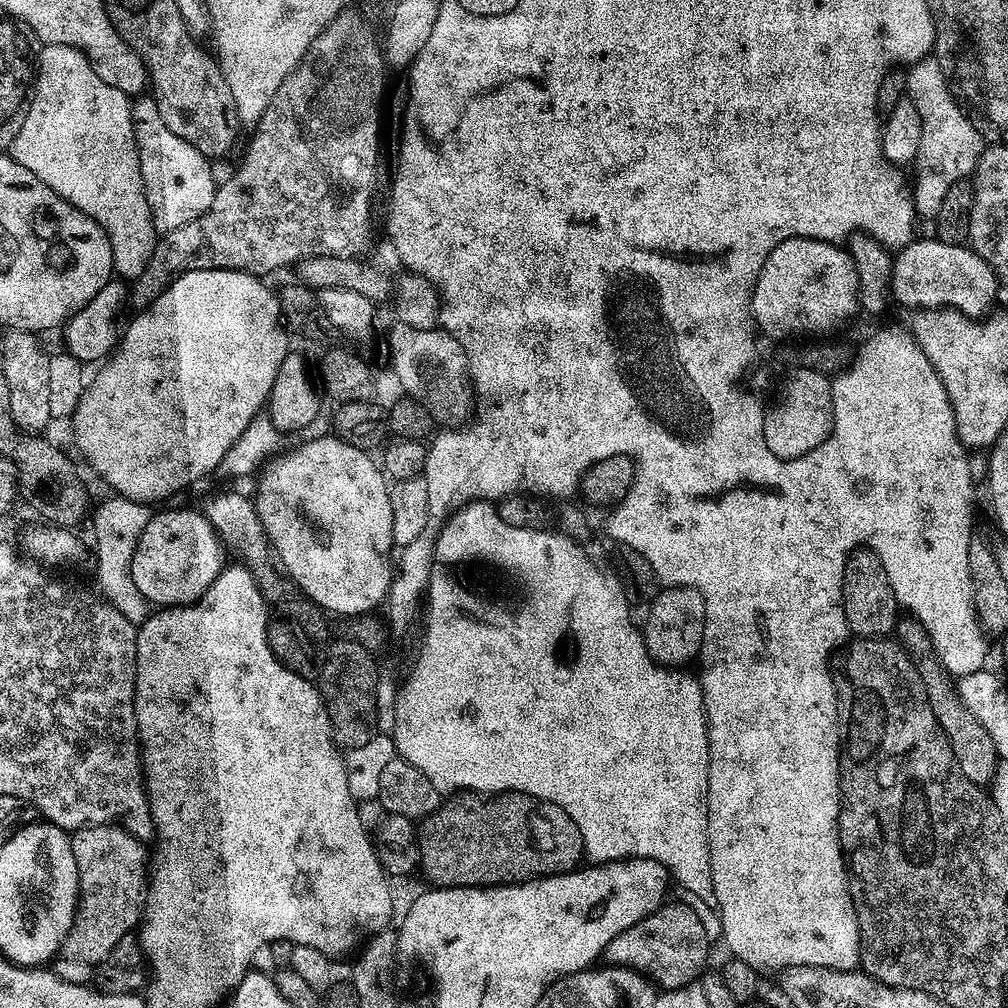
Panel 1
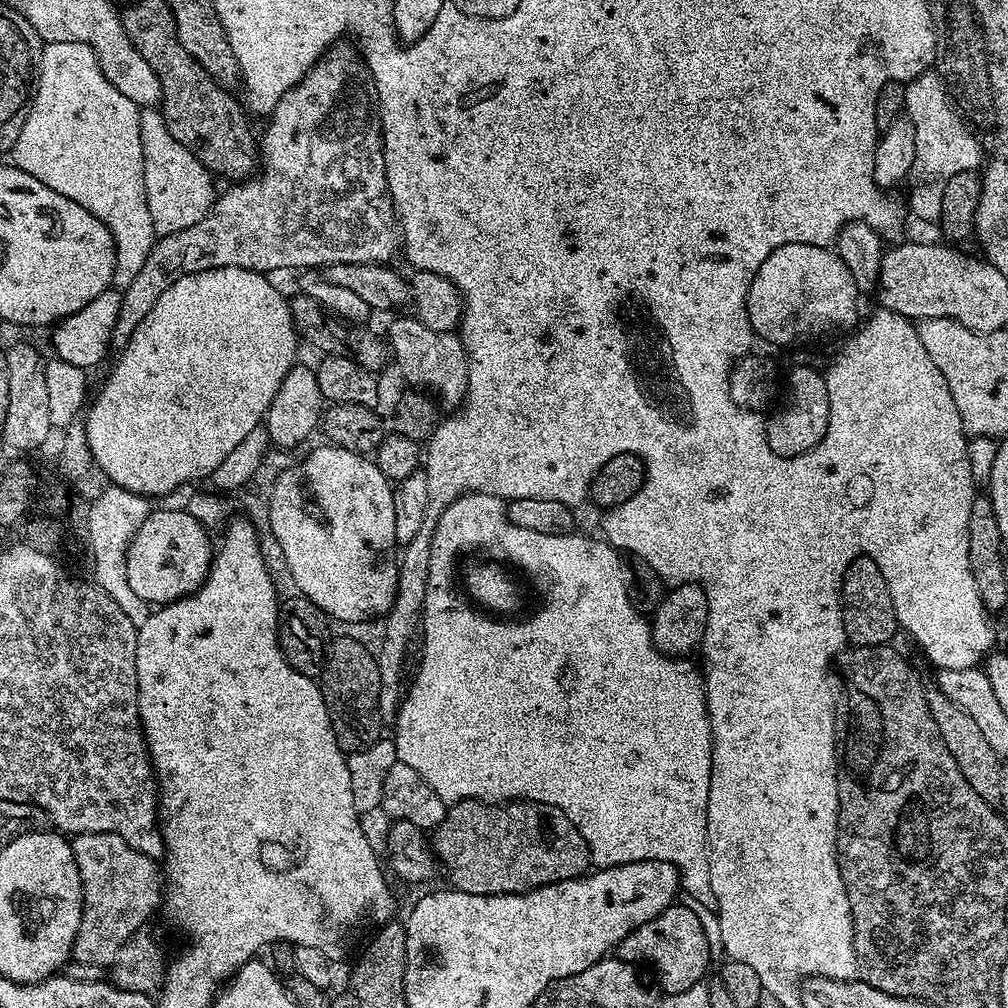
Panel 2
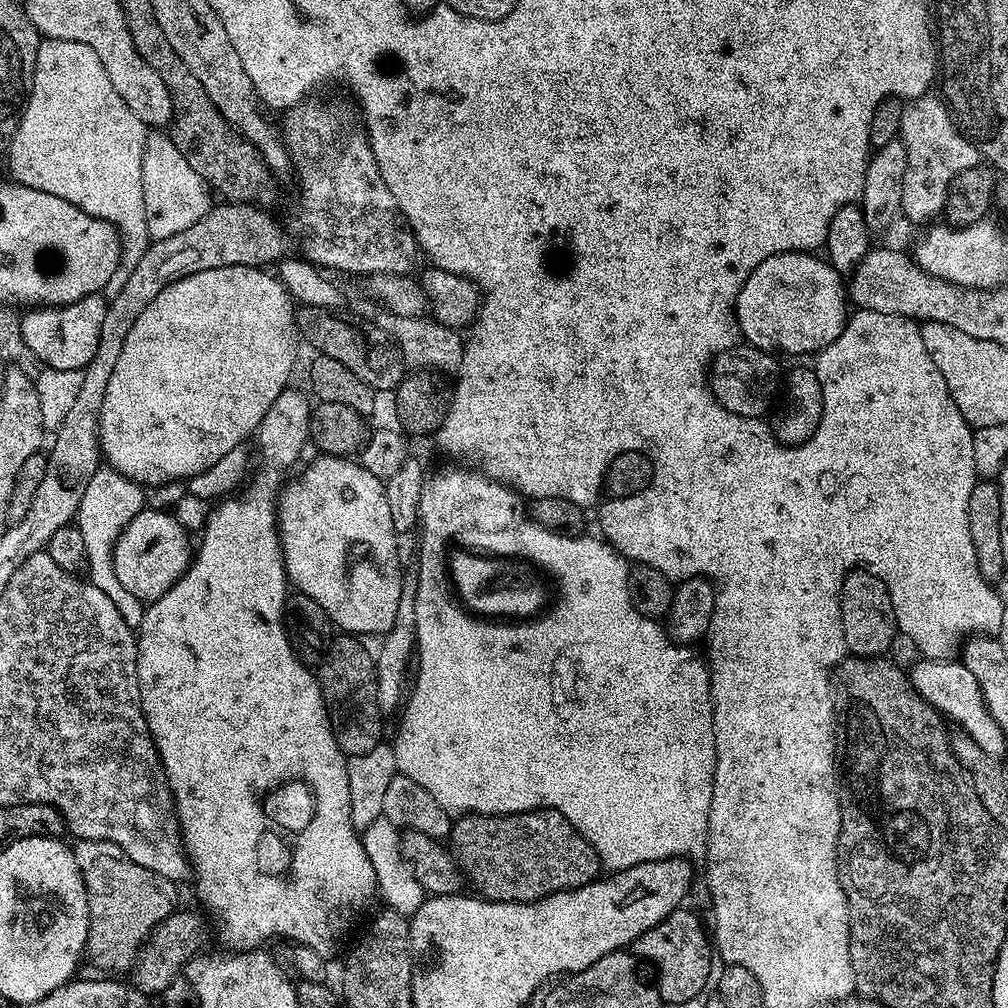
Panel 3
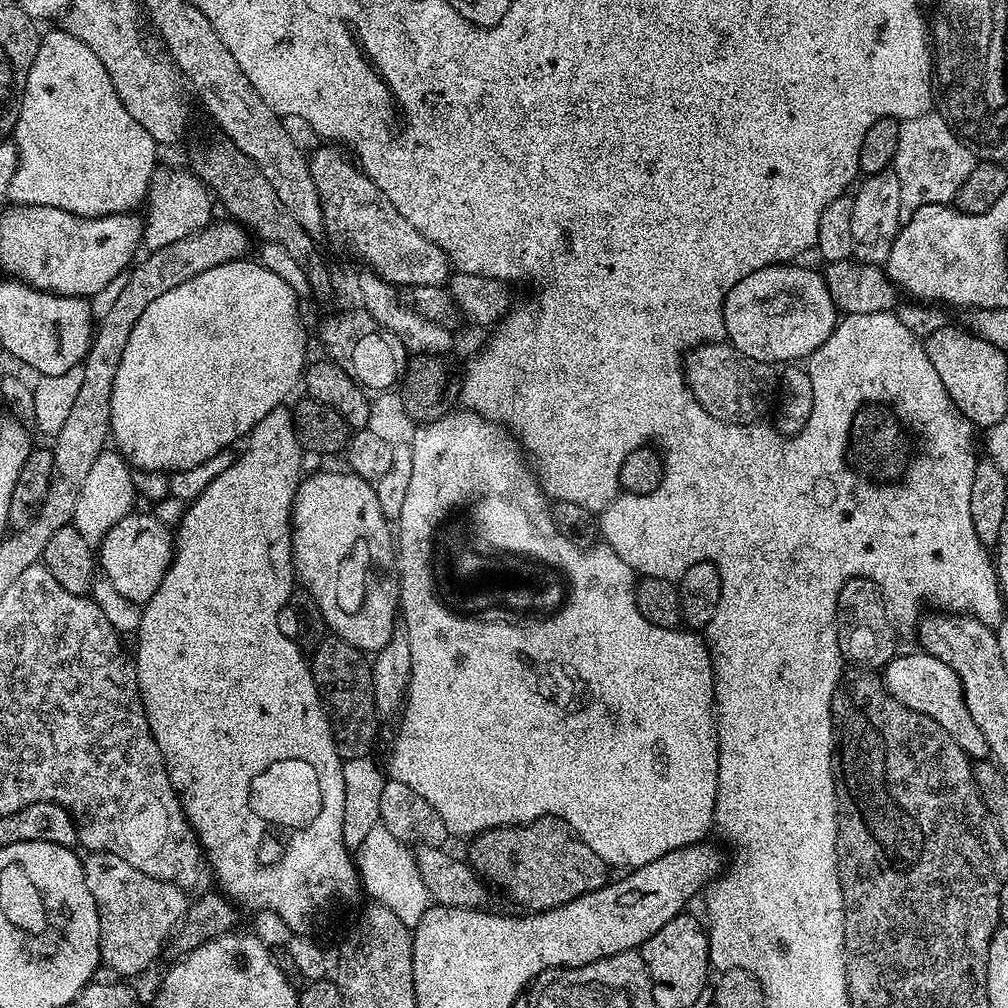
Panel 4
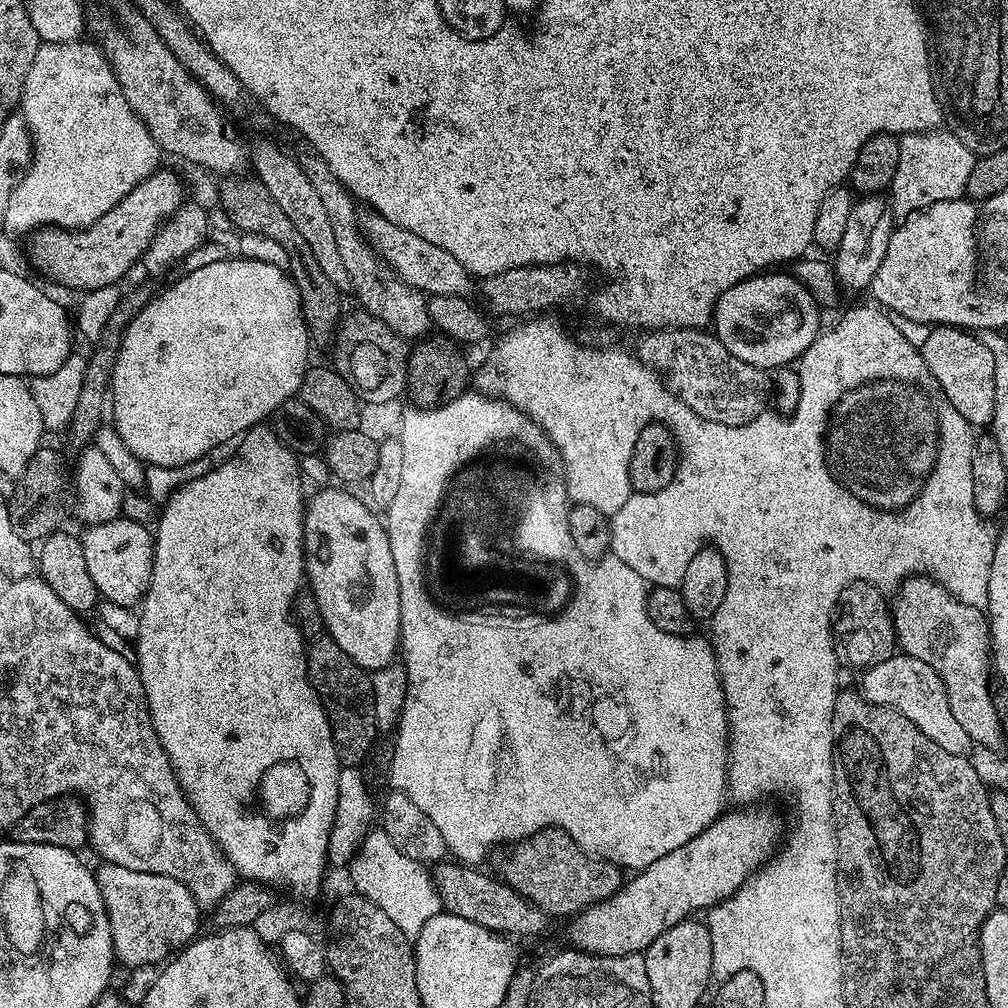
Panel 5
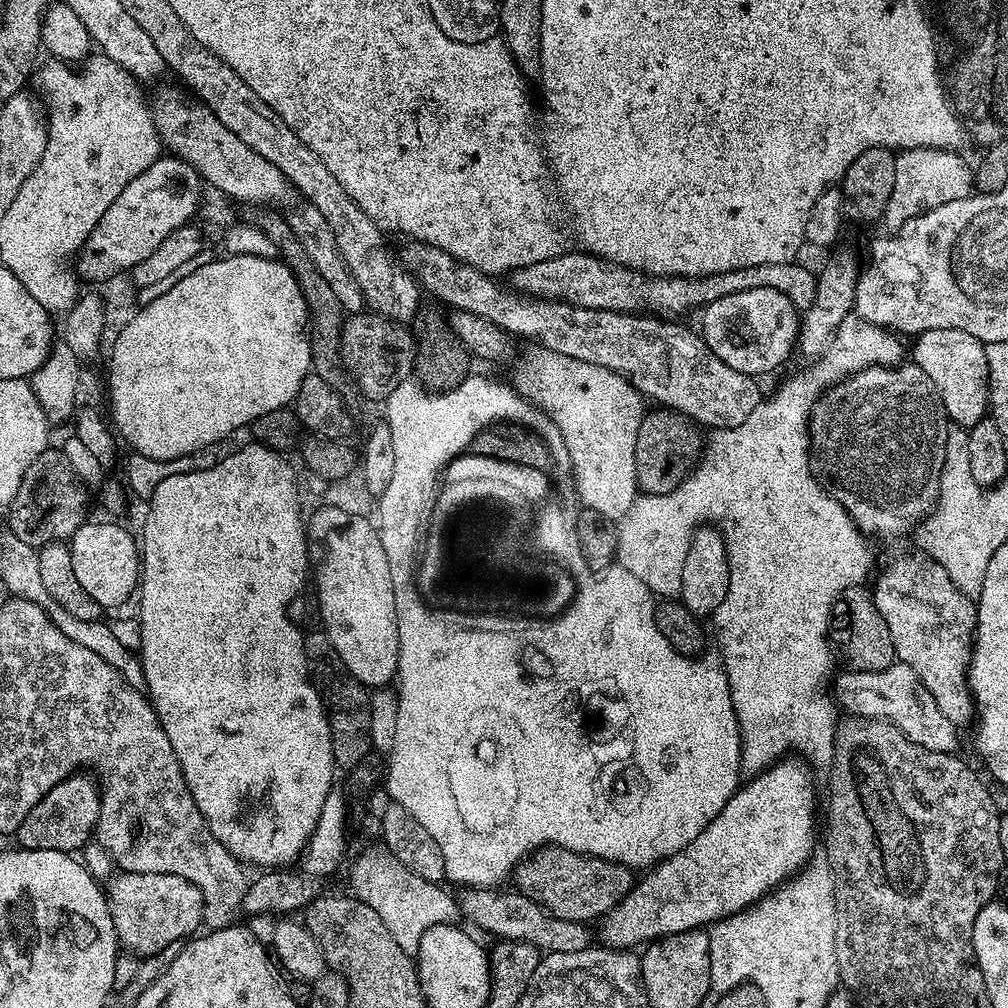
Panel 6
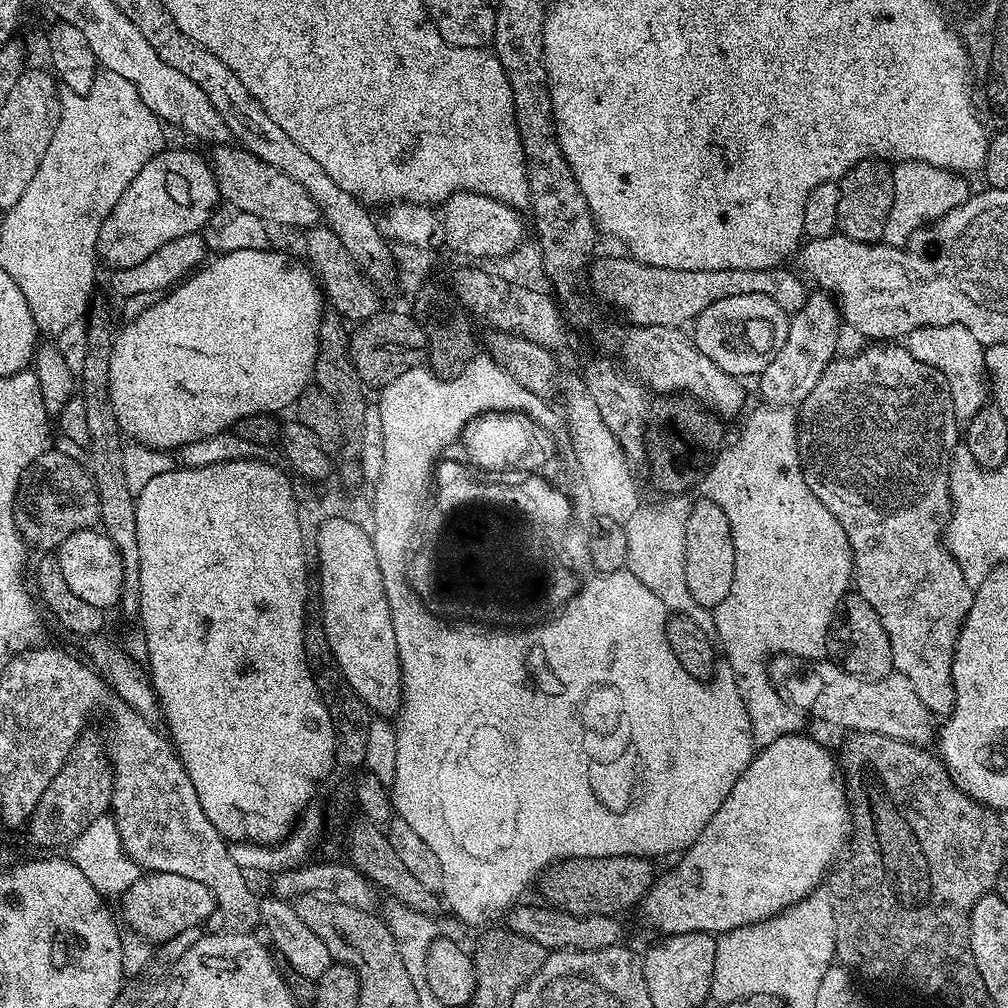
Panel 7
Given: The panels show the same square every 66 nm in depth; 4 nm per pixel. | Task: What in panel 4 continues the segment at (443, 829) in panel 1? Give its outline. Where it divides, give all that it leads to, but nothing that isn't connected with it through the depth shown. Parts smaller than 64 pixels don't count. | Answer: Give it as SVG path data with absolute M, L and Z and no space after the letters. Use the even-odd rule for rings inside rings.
M538 816L529 824L493 826L490 830L473 835L471 840L472 845L468 848L466 859L472 869L479 874L481 880L493 889L501 888L514 903L521 904L524 907L521 909L528 912L545 912L566 902L574 902L574 898L582 898L582 894L598 890L610 880L610 865L604 857L594 854L587 840L581 838L579 832L572 830L571 824L565 823L558 816Z

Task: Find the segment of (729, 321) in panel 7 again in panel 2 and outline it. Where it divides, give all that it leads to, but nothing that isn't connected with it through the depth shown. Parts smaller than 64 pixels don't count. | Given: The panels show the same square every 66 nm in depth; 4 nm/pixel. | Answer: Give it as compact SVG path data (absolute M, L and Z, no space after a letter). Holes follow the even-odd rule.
M794 242L778 246L758 266L758 274L754 274L748 291L748 321L759 339L761 336L772 344L816 340L839 328L851 329L857 323L856 295L852 271L831 247Z

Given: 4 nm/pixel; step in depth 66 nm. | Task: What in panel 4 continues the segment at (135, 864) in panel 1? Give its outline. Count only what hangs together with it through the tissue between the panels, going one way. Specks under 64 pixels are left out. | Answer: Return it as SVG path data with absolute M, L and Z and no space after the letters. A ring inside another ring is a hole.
M88 852L82 860L86 886L90 886L90 894L94 894L94 906L98 906L98 922L100 923L100 959L103 967L117 972L117 977L136 976L144 972L160 956L164 943L181 927L183 918L188 912L189 897L178 886L165 880L150 878L150 874L142 874L138 866L130 866L126 858L118 858L118 854L109 852Z

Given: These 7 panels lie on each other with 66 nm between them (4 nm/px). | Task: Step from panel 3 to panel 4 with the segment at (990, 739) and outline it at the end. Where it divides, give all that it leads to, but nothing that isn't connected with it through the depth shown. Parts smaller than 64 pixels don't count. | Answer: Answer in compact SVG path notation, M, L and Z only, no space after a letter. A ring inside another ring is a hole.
M923 650L915 651L916 652L908 652L905 656L903 656L903 654L897 654L892 657L890 663L884 665L882 669L882 683L884 689L888 691L888 695L891 696L901 708L909 708L918 714L922 714L926 718L932 718L938 726L942 726L942 730L946 730L946 734L950 734L950 738L954 738L956 745L958 745L969 758L987 757L989 755L988 743L982 734L982 730L978 730L974 718L970 718L970 710L966 710L964 691L962 690L962 682L958 678L958 674L954 674L954 670L950 666L946 666L946 662L934 658L928 652Z

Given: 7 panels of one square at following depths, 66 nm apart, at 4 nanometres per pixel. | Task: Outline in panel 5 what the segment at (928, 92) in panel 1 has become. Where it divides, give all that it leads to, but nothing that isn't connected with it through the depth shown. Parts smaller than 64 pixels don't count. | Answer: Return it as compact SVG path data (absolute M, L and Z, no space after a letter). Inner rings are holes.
M917 130L899 137L898 170L890 189L893 217L903 218L922 212L939 200L958 200L966 193L970 170L977 157L950 130Z

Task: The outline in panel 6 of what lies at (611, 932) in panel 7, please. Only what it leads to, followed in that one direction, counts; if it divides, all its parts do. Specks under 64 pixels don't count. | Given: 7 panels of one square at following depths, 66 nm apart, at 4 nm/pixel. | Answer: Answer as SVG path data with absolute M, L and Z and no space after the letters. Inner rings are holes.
M499 887L467 889L464 897L460 896L458 903L463 919L477 924L484 932L496 936L500 940L524 940L535 948L549 952L577 952L593 943L588 933L589 925L579 920L558 918L550 910L546 910L538 902L526 898L518 890L499 892Z

